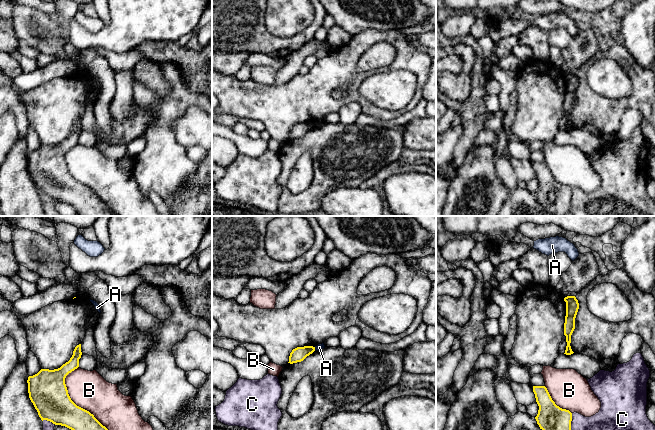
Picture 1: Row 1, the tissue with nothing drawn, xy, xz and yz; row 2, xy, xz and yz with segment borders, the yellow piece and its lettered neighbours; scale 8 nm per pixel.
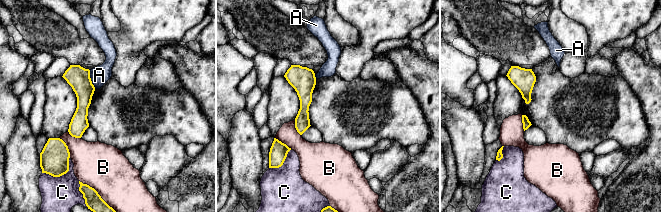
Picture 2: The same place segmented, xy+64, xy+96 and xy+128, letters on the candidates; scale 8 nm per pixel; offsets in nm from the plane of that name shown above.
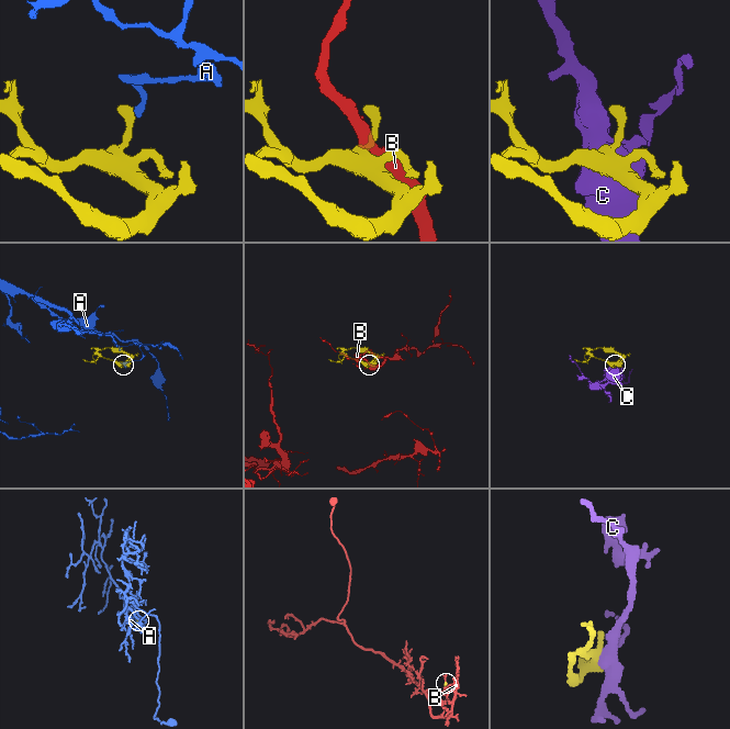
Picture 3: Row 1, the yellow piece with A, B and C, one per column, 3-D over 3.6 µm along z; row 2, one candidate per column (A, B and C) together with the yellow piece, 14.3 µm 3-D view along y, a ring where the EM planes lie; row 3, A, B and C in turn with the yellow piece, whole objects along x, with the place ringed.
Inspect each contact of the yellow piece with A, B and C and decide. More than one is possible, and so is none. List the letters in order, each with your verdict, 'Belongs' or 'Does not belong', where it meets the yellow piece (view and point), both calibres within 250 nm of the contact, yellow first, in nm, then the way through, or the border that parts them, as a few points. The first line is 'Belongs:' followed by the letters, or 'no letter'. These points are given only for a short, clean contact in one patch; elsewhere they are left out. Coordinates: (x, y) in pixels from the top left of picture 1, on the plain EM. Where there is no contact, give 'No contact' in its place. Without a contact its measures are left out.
Belongs: no letter
A: Does not belong. Touches yellow at xz (314, 125). Thickness 120 nm (yellow) against 50 nm. Boundary: xz (314, 123), (315, 126)
B: Does not belong. Touches yellow at xy (76, 181). Thickness 300 nm (yellow) against 300 nm
C: Does not belong. Touches yellow at yz (570, 200). Thickness 240 nm (yellow) against 380 nm

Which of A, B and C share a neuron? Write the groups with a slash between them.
A / B / C

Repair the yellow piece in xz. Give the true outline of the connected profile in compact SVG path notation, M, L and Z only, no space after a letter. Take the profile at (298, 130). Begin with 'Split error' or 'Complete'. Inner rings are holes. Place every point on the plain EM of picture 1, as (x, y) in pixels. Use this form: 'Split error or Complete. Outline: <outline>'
Complete. Outline: M304 122L304 123L297 123L292 126L289 132L290 140L297 139L303 137L307 132L312 130L315 127L315 123L313 122Z

